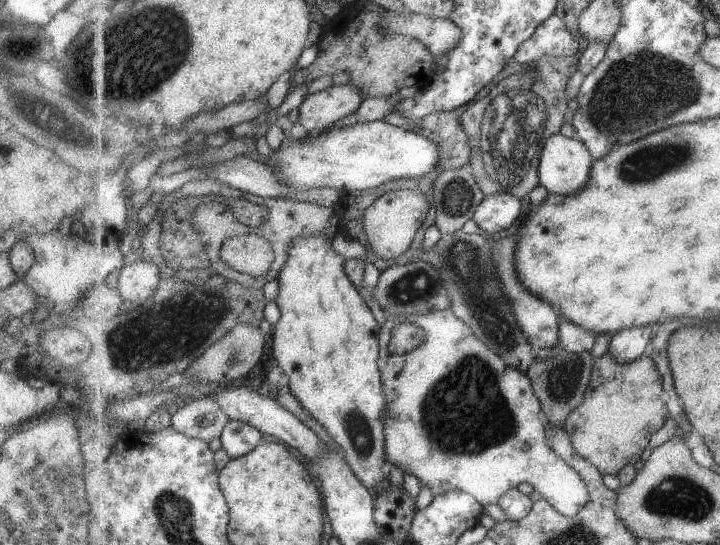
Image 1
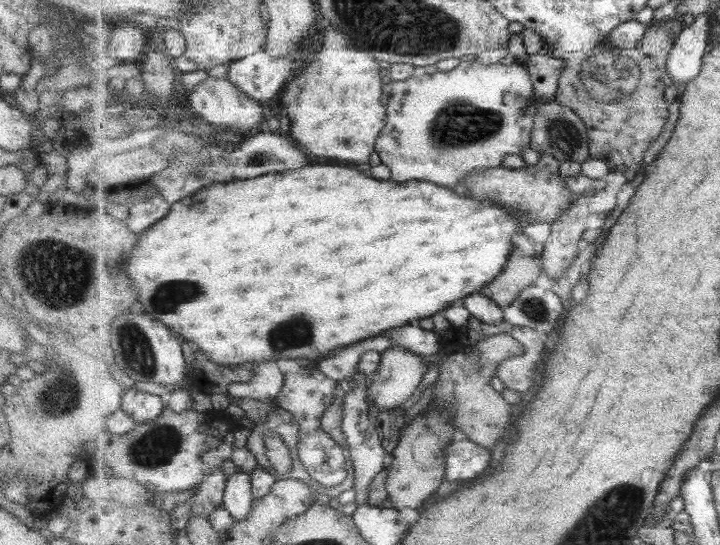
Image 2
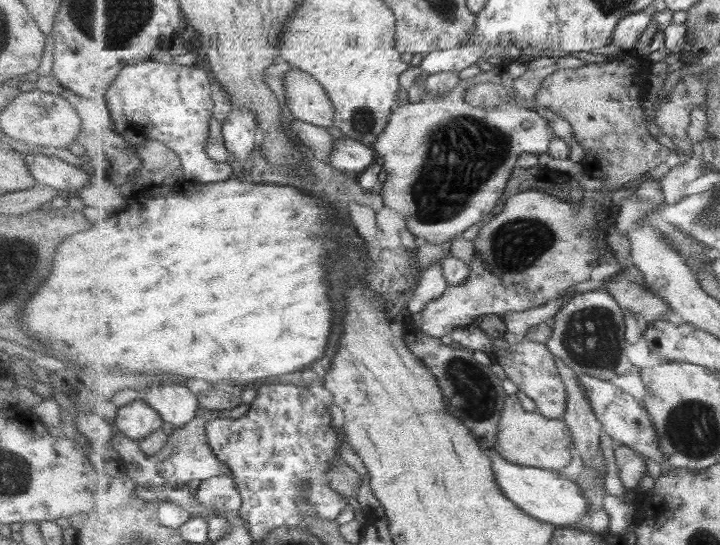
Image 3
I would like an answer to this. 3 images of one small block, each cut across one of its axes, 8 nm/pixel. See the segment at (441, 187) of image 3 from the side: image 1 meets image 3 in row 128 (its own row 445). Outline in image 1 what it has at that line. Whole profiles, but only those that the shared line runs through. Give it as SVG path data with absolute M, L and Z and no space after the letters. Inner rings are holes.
M451 308L442 311L431 311L426 315L399 315L389 317L382 325L380 332L380 357L378 365L381 369L383 388L386 392L386 411L388 417L386 420L386 457L387 464L395 465L402 470L404 474L414 475L423 485L433 493L433 496L445 495L446 492L459 489L472 494L485 506L485 504L498 504L499 499L507 491L515 489L522 483L531 483L534 490L538 491L543 498L550 501L560 513L568 517L575 516L583 510L583 507L590 502L590 488L584 482L583 477L567 461L560 457L553 446L547 444L547 422L544 420L542 401L535 394L531 377L515 367L509 367L504 358L497 352L492 351L478 336L463 322ZM401 323L416 324L423 332L423 342L410 353L399 355L391 354L390 340L391 332Z

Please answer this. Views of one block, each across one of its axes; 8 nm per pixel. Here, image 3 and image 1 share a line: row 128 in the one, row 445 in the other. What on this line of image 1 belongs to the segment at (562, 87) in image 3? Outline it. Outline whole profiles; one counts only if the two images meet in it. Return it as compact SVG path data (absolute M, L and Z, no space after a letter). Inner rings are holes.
M609 352L598 358L585 400L566 420L566 430L578 454L590 460L603 475L616 474L627 464L646 458L649 438L661 431L669 416L663 391L663 375L652 357L642 356L625 364L615 361Z

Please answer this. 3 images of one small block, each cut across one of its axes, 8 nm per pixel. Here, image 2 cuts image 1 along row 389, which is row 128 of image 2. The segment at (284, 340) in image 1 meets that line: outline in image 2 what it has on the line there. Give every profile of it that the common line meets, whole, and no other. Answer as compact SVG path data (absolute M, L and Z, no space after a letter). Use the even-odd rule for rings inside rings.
M329 22L322 24L321 52L315 54L299 77L288 83L281 99L291 121L290 134L315 156L367 164L375 152L375 142L387 126L381 67L372 53L357 48L341 29Z

